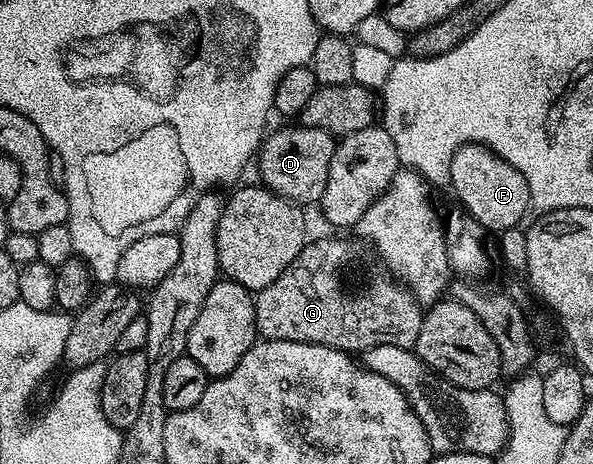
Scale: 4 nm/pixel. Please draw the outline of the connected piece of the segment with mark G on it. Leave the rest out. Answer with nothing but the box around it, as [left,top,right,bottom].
[254,238,424,352]

